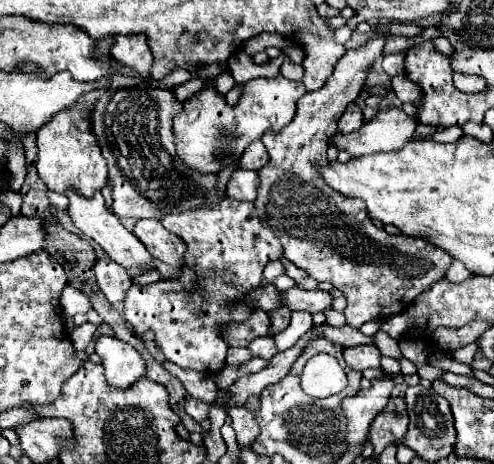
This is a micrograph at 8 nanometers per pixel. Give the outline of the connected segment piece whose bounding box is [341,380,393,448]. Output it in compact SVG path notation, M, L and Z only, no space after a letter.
M373 380L373 386L369 392L359 392L341 402L347 418L345 444L349 448L365 444L369 424L373 422L373 416L377 416L377 412L381 412L389 402L391 390L393 390L391 380Z

